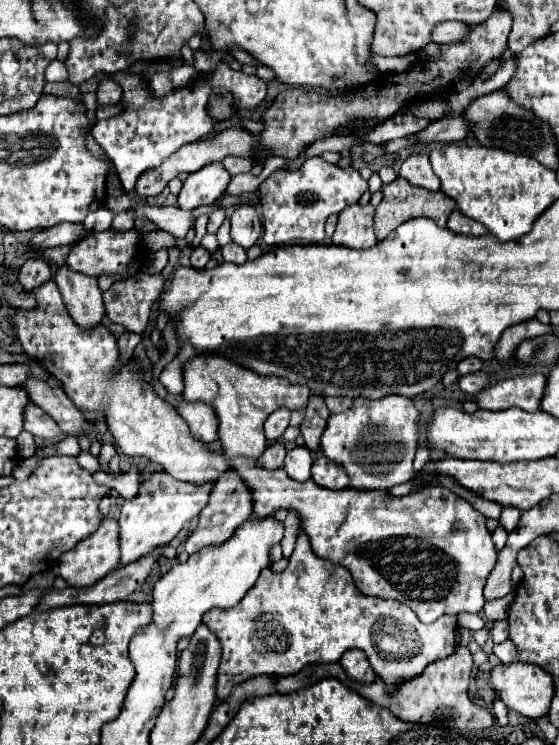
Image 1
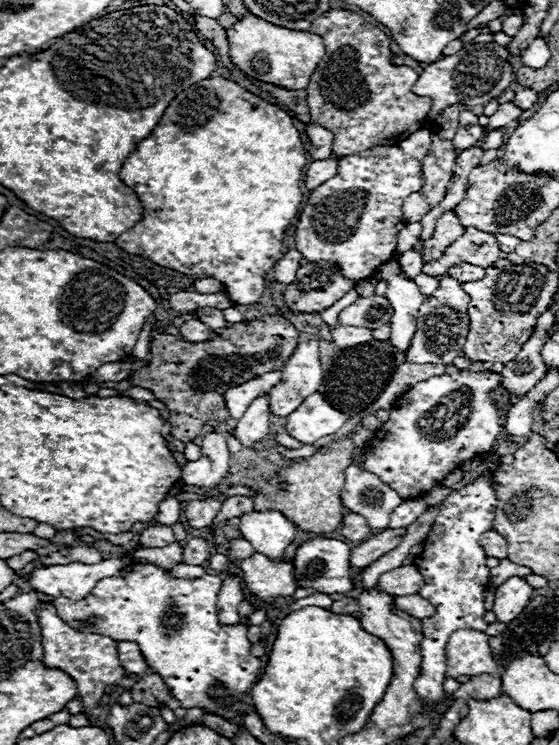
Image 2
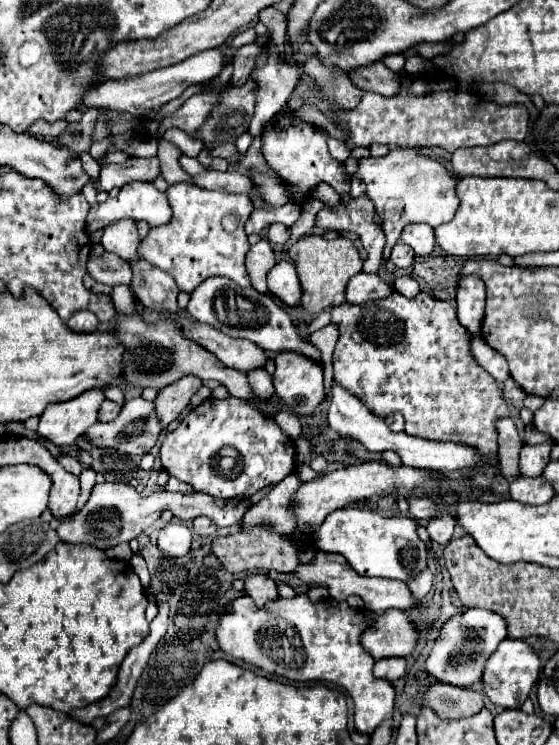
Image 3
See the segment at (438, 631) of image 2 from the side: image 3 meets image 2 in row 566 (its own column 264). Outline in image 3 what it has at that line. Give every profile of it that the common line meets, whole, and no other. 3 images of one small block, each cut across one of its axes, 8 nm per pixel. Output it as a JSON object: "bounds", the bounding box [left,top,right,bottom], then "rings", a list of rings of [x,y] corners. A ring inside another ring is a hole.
{"bounds":[160,398,296,500],"rings":[[[210,398],[202,402],[200,406],[196,406],[194,410],[190,410],[174,432],[166,434],[160,446],[160,464],[170,476],[182,482],[188,482],[196,492],[204,492],[204,494],[210,494],[214,498],[224,498],[224,500],[238,498],[238,496],[250,498],[258,490],[270,484],[278,484],[280,480],[284,480],[286,476],[294,472],[296,446],[288,436],[282,434],[280,426],[272,418],[260,414],[256,408],[244,404],[242,400]]]}

